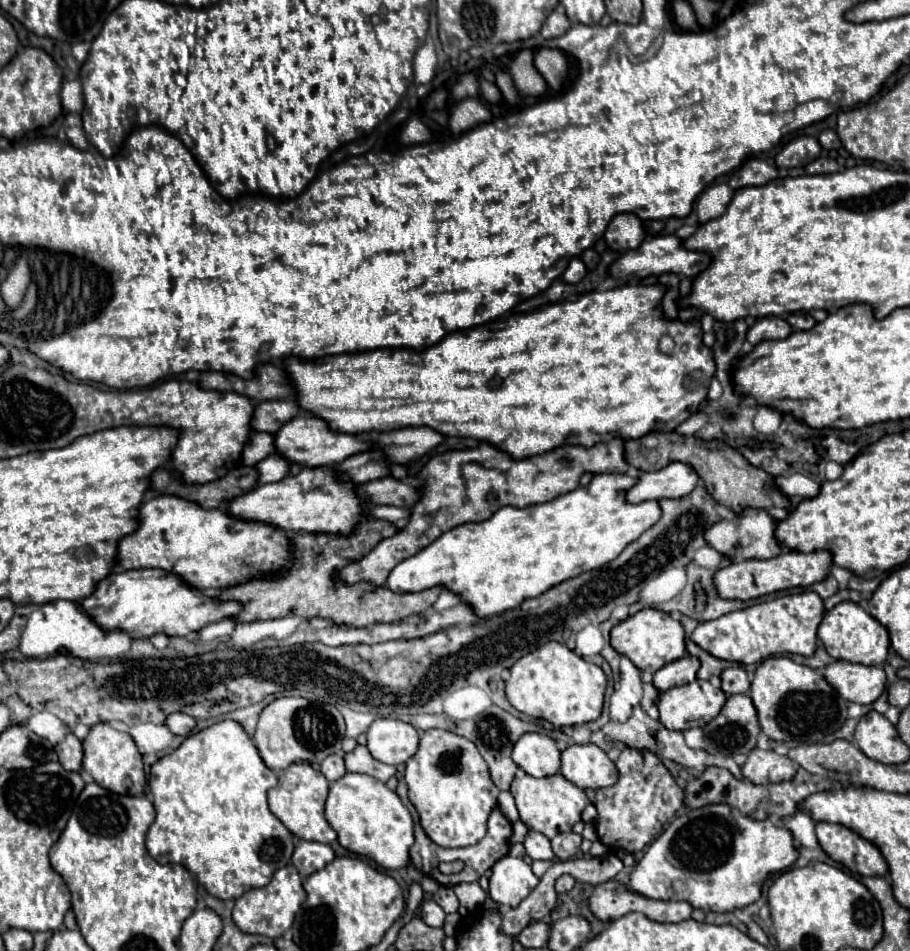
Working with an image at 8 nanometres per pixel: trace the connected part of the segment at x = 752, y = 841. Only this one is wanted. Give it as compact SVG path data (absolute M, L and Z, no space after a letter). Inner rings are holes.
M709 804L679 814L665 828L665 832L655 842L651 842L645 856L631 872L627 888L653 900L685 900L693 908L701 908L703 912L733 912L759 900L767 874L789 868L797 860L797 856L799 852L793 846L791 834L783 828L773 826L771 820L751 820L747 816L741 816L727 804Z

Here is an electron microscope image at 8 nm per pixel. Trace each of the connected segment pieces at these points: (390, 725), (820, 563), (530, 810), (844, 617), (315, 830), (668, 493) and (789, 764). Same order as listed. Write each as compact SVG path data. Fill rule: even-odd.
M377 718L367 730L367 748L371 756L385 764L407 762L419 746L417 730L401 720Z
M827 550L817 552L781 552L775 558L769 560L741 560L733 562L713 574L715 590L725 600L755 600L765 594L773 594L779 590L795 588L795 586L811 586L813 582L819 582L827 576L827 570L831 568L831 554Z
M519 772L511 782L511 794L515 798L521 822L535 832L541 832L553 840L561 832L571 832L571 828L581 820L583 808L589 804L585 792L571 784L563 774L553 774L545 778L533 778L525 772Z
M851 601L839 602L833 610L825 612L817 636L823 642L827 654L835 660L859 662L865 666L881 666L889 652L889 634L885 626L881 626L873 616L869 616L861 606Z
M291 764L279 772L279 784L269 790L269 810L283 822L283 826L297 838L315 840L331 844L337 838L337 832L329 826L323 816L325 800L329 792L329 782L319 770L313 770L309 764Z
M671 462L655 472L641 472L637 484L625 494L625 500L631 504L639 504L645 500L661 500L661 498L683 498L687 496L699 482L699 476L691 466L683 466L681 462Z
M753 748L741 770L743 776L753 784L777 784L777 782L793 780L797 768L799 766L787 756L779 756L773 750Z

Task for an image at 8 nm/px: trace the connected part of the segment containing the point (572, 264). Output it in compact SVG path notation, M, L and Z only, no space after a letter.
M580 257L571 258L569 264L562 275L563 281L575 284L581 281L587 273L586 267Z

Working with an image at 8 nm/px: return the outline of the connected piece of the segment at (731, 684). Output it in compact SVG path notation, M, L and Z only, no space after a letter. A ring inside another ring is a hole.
M727 668L721 674L721 690L727 696L739 694L739 692L749 692L749 688L751 688L751 682L743 668Z

